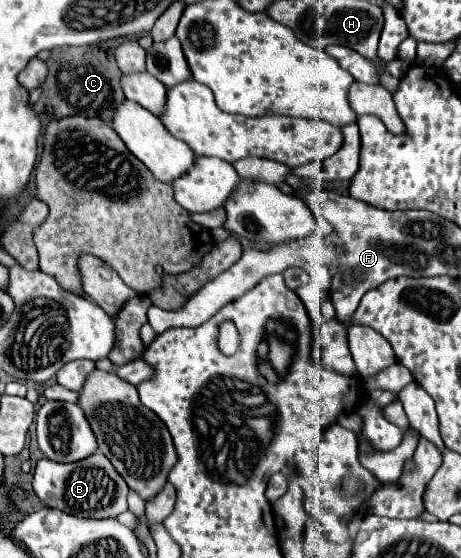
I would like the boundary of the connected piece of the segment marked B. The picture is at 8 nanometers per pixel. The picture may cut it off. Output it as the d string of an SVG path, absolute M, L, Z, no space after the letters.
M93 454L75 464L59 464L53 460L39 460L33 476L33 492L47 508L57 508L79 518L117 518L127 510L129 486L117 474L113 464L101 454Z

